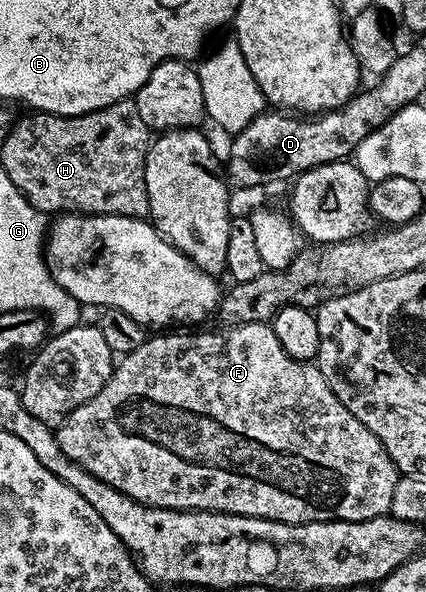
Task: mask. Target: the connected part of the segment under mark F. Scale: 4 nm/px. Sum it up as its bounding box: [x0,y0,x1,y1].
[55,323,402,525]

